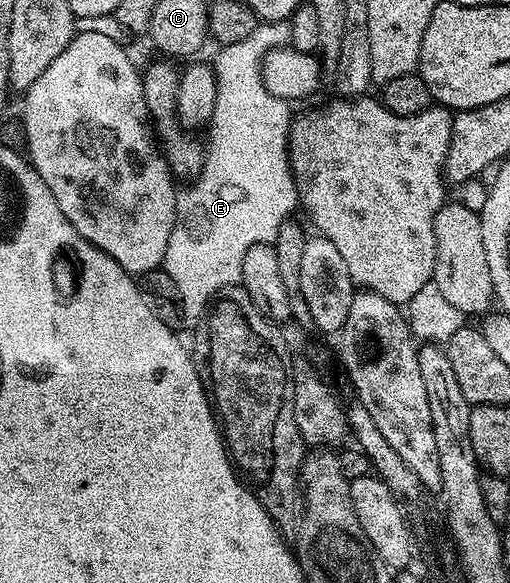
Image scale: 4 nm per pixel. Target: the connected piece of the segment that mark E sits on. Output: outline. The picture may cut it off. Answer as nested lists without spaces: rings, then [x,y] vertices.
[[[288,20],[275,21],[272,23],[258,24],[257,30],[247,39],[239,43],[231,43],[220,50],[221,54],[215,62],[217,74],[217,98],[215,99],[215,109],[213,111],[213,120],[207,126],[209,132],[209,141],[207,137],[207,152],[205,162],[201,168],[201,173],[184,190],[183,188],[177,194],[177,214],[175,223],[171,227],[171,239],[167,239],[167,251],[163,268],[169,272],[171,279],[175,279],[175,287],[179,287],[181,296],[181,306],[185,316],[184,324],[193,325],[197,320],[204,318],[207,313],[207,306],[216,298],[217,292],[228,285],[236,285],[241,280],[241,268],[243,267],[243,255],[247,255],[247,247],[256,245],[272,245],[273,240],[279,235],[279,227],[283,227],[285,221],[294,216],[293,208],[298,208],[299,198],[297,196],[297,182],[293,180],[293,169],[289,165],[289,123],[291,120],[290,102],[281,97],[271,95],[261,78],[261,58],[271,49],[279,49],[289,45],[289,23]]]

